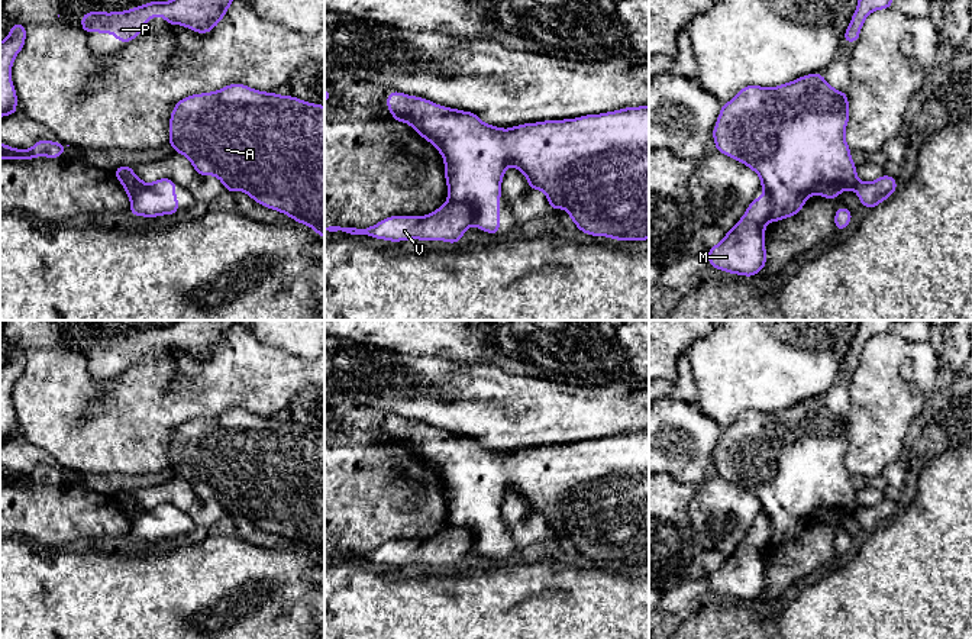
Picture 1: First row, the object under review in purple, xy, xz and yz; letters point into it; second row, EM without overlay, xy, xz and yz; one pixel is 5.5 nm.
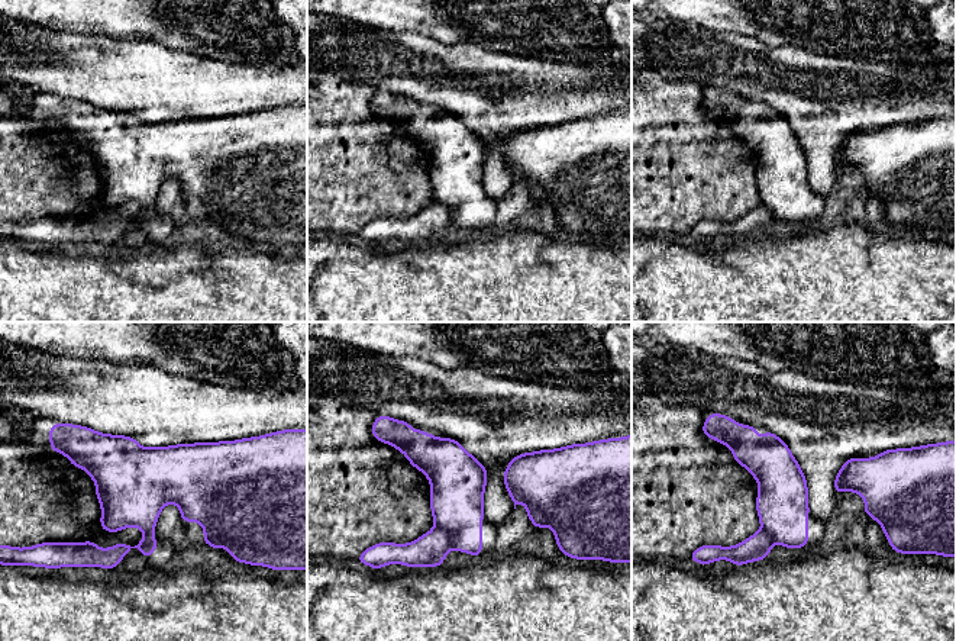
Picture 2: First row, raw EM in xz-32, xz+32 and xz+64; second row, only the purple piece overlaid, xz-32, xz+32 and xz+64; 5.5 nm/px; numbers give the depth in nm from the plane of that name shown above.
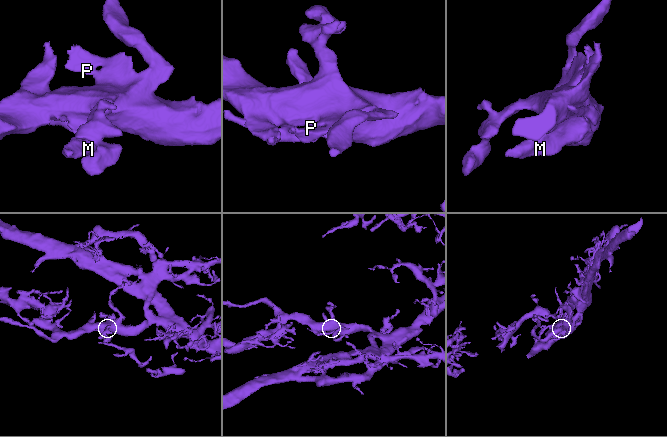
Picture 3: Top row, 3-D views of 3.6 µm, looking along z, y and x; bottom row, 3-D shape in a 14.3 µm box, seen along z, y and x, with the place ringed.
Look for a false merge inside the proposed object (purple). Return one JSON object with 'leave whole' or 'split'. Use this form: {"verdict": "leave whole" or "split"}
{"verdict": "leave whole"}

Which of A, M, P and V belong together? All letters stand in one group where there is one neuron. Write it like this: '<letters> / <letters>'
A M P V

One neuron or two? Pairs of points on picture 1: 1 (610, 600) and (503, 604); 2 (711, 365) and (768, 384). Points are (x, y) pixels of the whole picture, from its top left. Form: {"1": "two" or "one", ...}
{"1": "one", "2": "one"}

